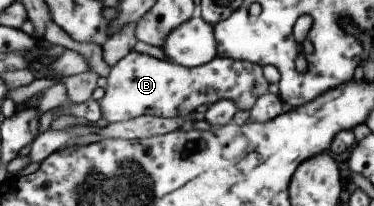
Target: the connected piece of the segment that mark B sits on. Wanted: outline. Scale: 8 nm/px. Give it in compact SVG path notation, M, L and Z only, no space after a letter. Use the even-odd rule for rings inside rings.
M131 51L110 67L109 74L100 83L97 102L102 118L110 124L142 115L182 118L195 112L198 106L218 100L230 100L237 111L250 111L256 100L267 93L268 86L262 68L247 61L215 57L204 65L184 67Z

